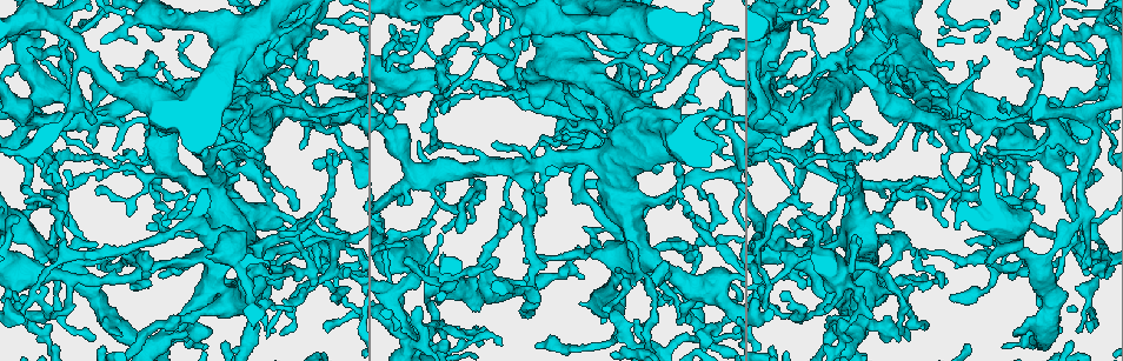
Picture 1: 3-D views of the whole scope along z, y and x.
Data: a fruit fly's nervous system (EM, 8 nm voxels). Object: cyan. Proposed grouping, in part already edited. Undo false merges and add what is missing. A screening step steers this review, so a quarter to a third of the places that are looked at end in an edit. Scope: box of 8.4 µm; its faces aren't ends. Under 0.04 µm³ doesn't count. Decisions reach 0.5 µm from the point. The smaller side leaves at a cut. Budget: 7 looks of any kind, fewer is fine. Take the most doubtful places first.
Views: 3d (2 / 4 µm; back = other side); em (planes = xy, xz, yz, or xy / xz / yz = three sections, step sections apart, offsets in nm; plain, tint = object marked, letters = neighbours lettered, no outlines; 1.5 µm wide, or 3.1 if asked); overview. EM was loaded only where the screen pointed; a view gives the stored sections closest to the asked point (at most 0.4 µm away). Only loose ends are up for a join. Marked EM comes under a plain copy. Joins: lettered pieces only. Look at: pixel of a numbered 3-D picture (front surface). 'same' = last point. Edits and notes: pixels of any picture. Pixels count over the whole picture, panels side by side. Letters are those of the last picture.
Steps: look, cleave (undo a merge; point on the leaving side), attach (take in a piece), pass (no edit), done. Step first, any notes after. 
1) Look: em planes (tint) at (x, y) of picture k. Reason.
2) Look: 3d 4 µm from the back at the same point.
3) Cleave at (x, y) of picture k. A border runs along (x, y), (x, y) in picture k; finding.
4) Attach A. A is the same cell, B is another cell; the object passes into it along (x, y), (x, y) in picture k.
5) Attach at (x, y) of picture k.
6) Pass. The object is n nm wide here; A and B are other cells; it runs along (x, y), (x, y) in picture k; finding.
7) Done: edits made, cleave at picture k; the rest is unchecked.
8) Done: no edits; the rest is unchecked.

Look: 3d 2 µm at (472, 93) of picture 1. An open end.

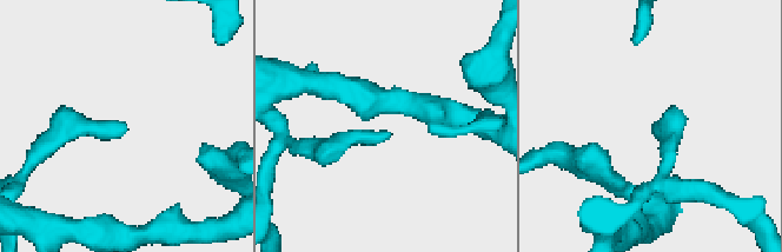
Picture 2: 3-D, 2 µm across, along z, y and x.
Look: em planes (letters) at (384, 130) of picture 2. Need the tissue.

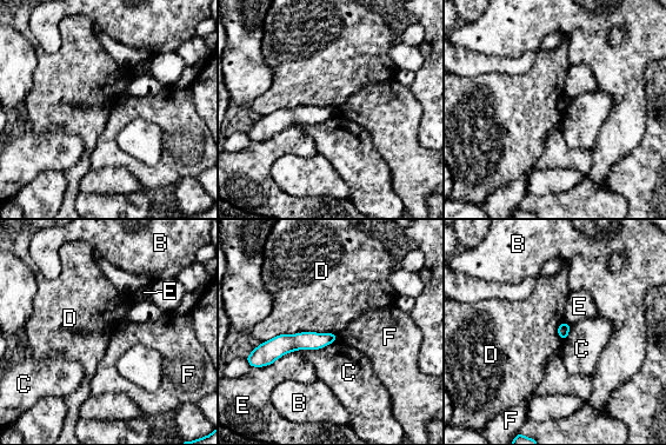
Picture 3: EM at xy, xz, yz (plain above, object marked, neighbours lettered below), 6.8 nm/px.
Pass. B, C, D, E and F are other cells; a border runs along (337, 333), (295, 332), (261, 343) in picture 3; no lettered piece goes on from it.

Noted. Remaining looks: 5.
Look: em xz step 4 (tint) at (112, 150) of picture 1. Free end.

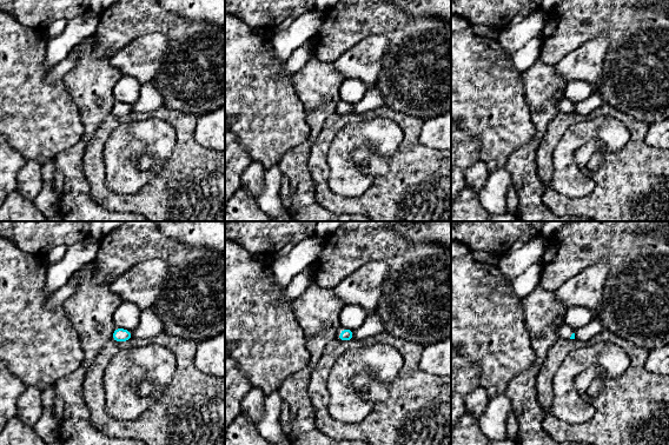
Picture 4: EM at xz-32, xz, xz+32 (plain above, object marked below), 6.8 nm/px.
Look: em planes (letters) at the same point.

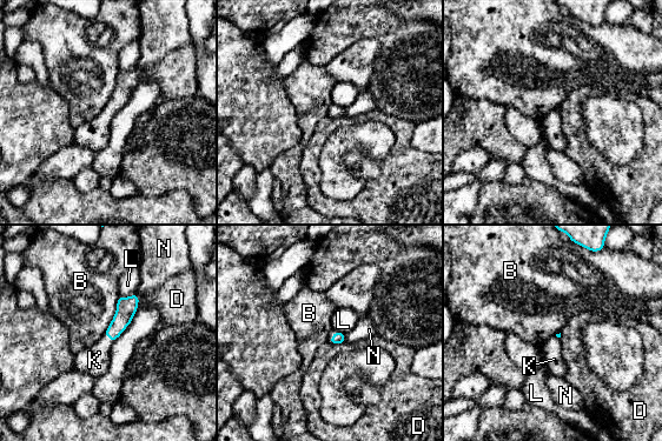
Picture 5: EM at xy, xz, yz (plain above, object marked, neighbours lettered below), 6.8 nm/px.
Attach K. K is the same cell, B, D, L and N are other cells; the object passes into it along (126, 307), (108, 338), (94, 360) in picture 5; the neuron continues.

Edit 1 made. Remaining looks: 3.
Look: overview.

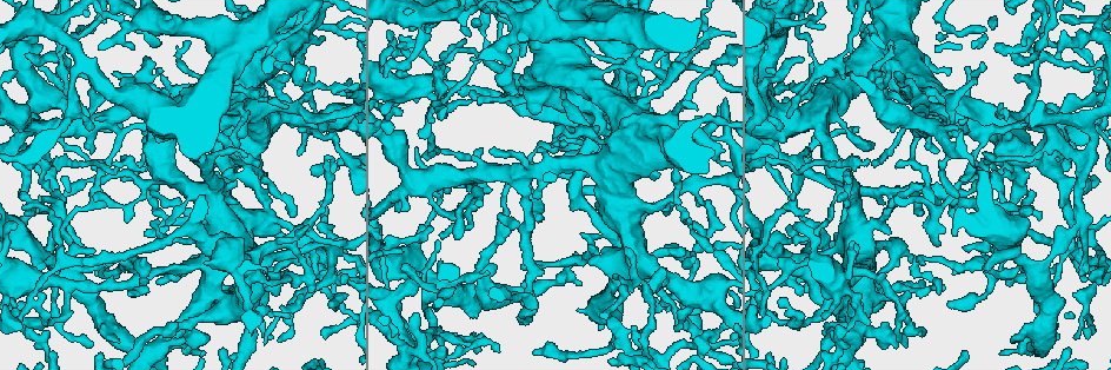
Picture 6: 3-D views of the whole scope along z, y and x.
Look: 3d 4 µm at (657, 177) of picture 6. Free end.

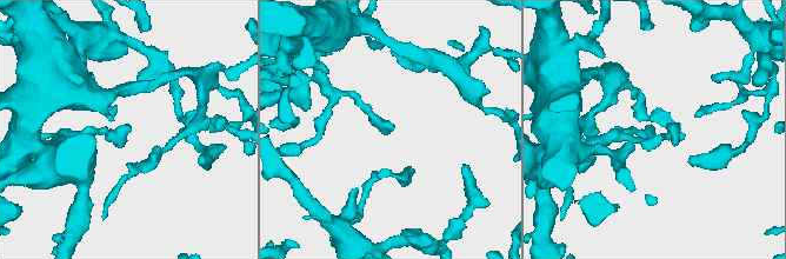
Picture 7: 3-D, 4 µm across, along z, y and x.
Look: em planes (letters) at (126, 124) of picture 7.

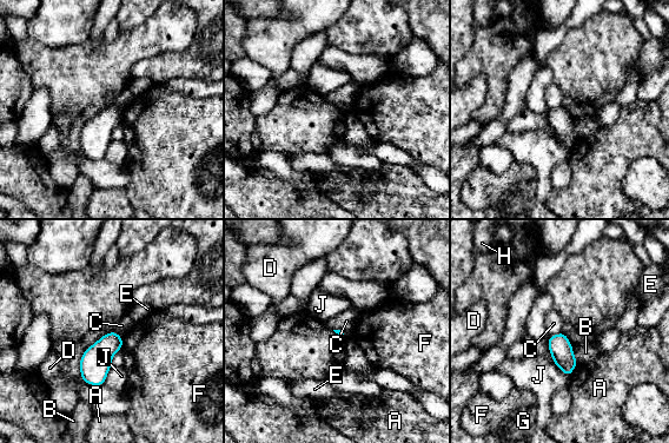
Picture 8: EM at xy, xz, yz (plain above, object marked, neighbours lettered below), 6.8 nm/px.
Pass. The longest contact is with J, 140 nm; A, B, C, D, E, F, G, H and J are other cells; a border runs along (561, 331), (549, 337) in picture 8; none of them fits.

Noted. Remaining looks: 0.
Done: edits made, attach at picture 5; the rest is unchecked.

